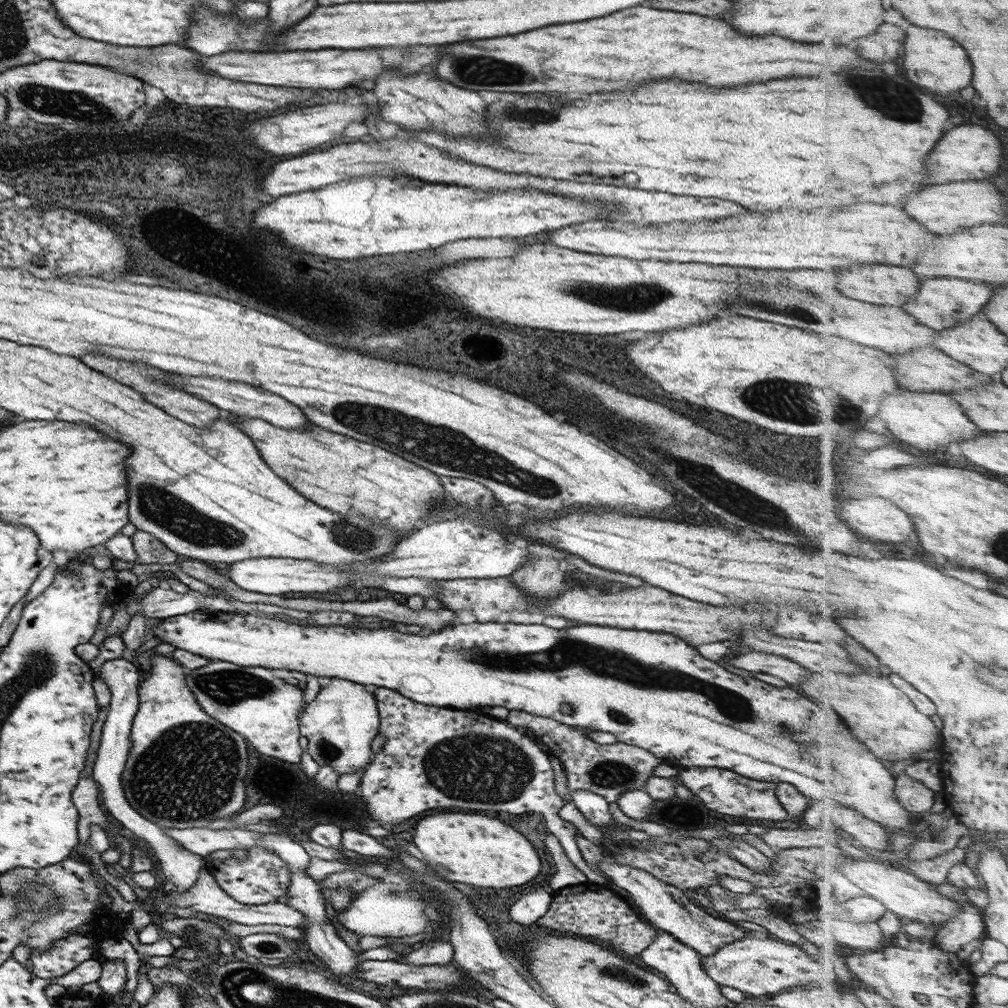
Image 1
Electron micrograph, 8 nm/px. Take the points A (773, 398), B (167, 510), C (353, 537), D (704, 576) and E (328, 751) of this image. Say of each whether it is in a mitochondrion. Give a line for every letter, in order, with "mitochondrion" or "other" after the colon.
A: mitochondrion
B: mitochondrion
C: mitochondrion
D: other
E: mitochondrion

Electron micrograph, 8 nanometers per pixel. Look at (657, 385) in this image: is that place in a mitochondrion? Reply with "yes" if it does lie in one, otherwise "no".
no

